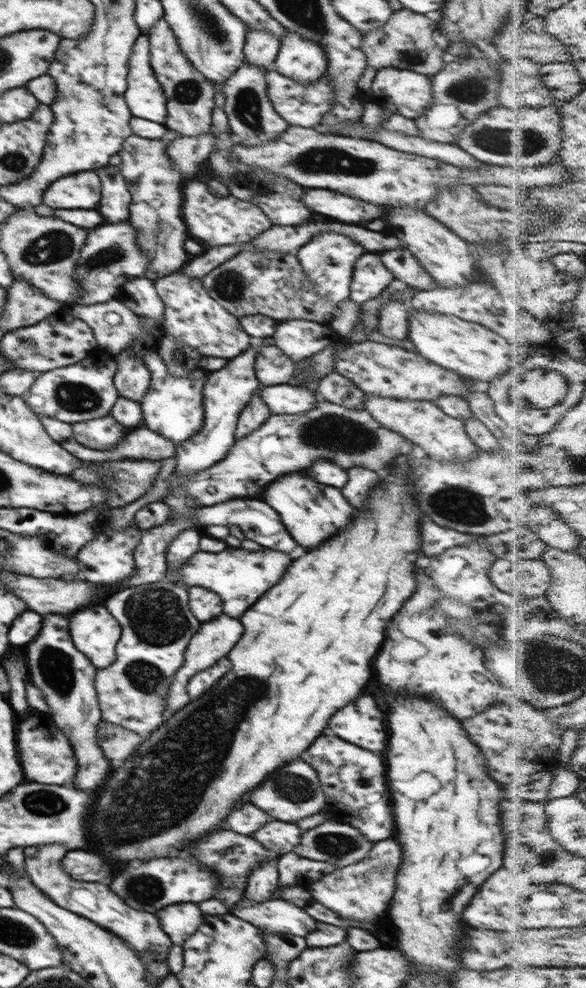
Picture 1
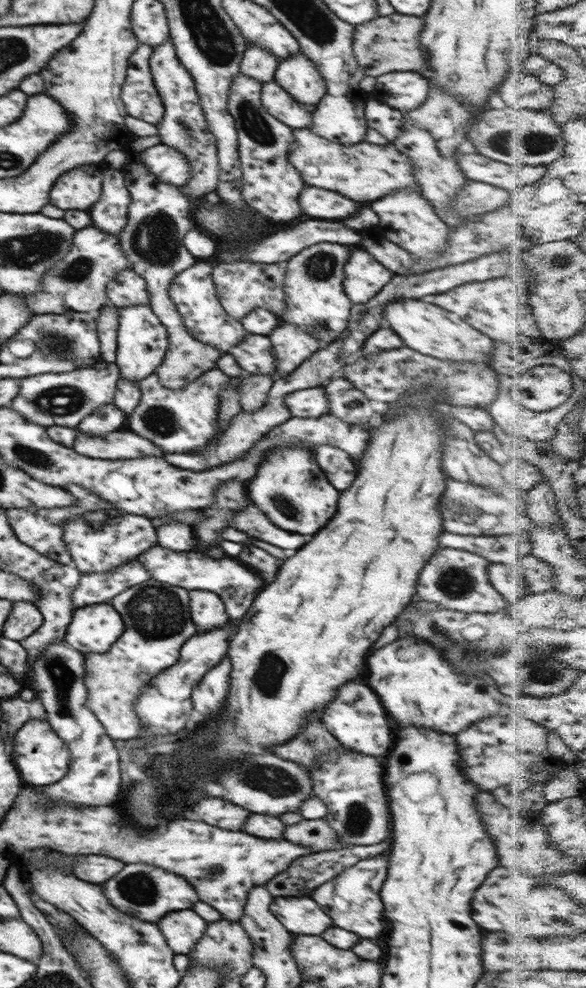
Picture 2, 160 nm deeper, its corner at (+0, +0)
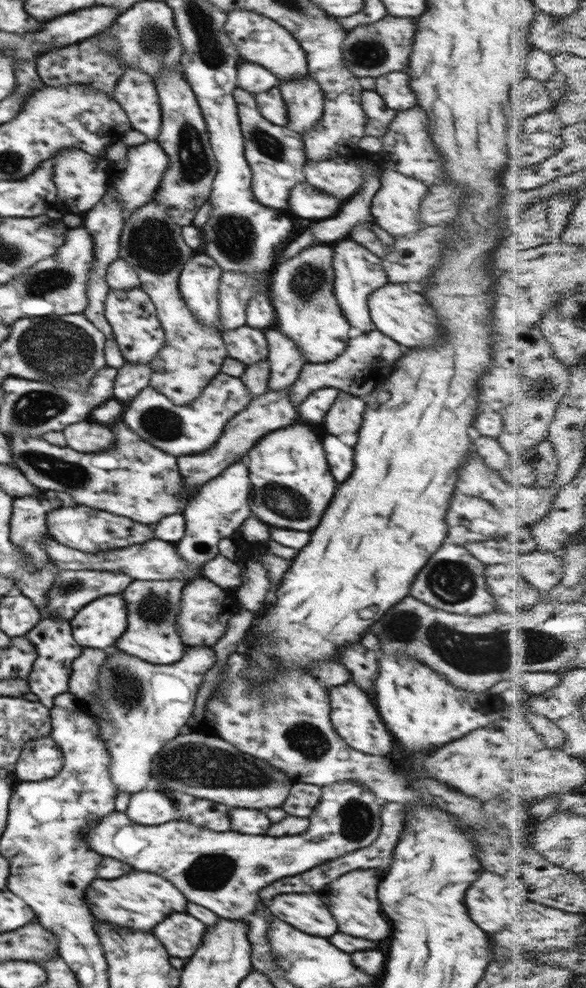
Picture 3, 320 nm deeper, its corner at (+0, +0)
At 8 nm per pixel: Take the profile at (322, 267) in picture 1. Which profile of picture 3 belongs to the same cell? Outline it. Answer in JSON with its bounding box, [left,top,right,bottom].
[270,244,351,364]

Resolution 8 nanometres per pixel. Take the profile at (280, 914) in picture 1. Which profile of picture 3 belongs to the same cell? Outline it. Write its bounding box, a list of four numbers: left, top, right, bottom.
[268,894,336,938]

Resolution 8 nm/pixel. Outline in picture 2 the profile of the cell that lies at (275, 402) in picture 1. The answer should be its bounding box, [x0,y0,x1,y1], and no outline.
[285,386,329,418]

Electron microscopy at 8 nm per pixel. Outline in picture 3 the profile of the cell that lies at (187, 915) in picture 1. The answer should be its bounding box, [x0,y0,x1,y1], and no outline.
[152,913,206,960]

